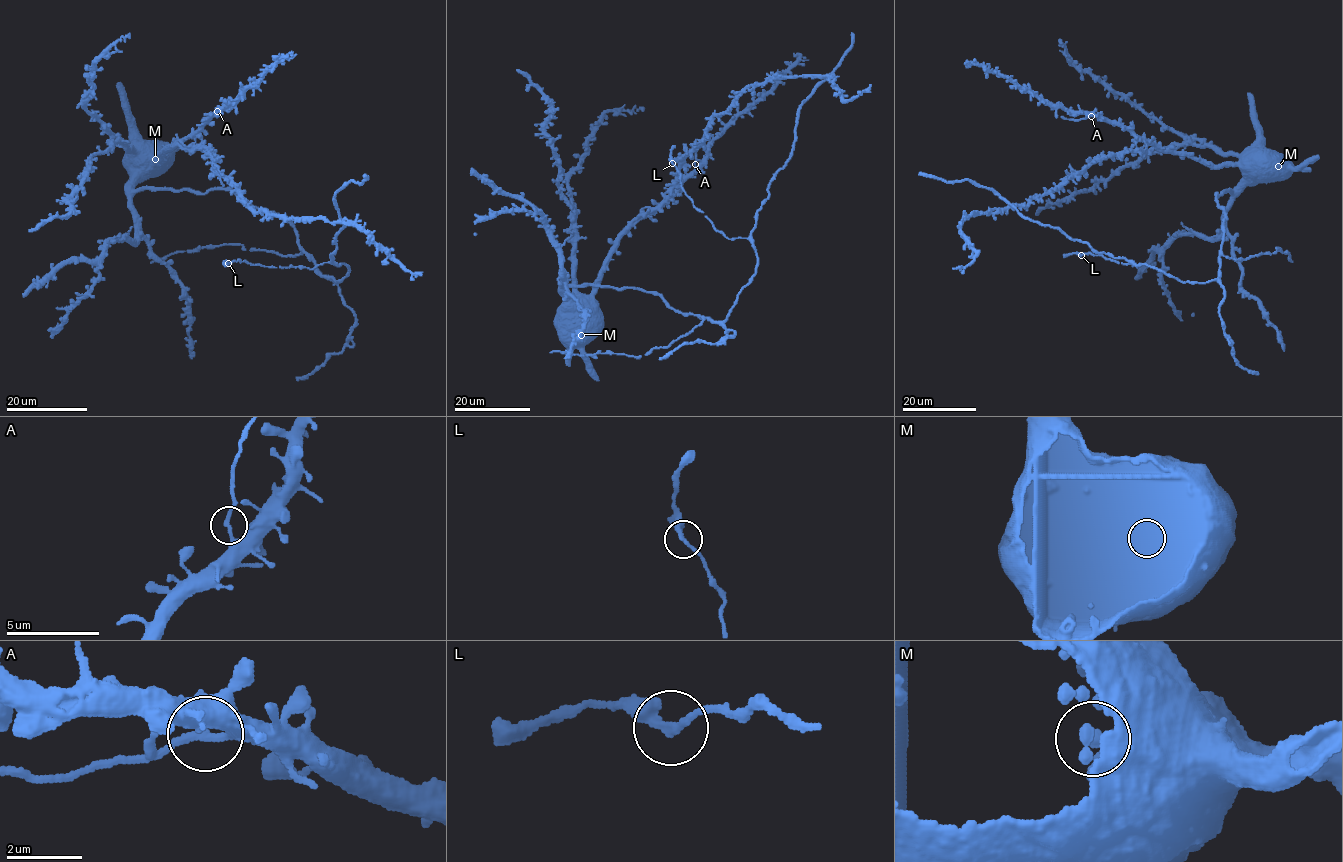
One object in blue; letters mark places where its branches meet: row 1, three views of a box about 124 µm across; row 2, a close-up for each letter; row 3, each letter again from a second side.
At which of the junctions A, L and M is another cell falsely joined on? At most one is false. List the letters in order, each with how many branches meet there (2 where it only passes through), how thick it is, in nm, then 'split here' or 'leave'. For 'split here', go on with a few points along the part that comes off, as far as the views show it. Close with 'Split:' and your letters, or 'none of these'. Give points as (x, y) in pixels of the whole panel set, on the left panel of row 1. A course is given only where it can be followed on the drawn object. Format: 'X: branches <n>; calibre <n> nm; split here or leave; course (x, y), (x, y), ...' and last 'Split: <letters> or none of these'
A: branches 2; calibre 200 nm; split here
L: branches 2; calibre 220 nm; leave
M: branches 2; calibre 220 nm; leave
Split: A

